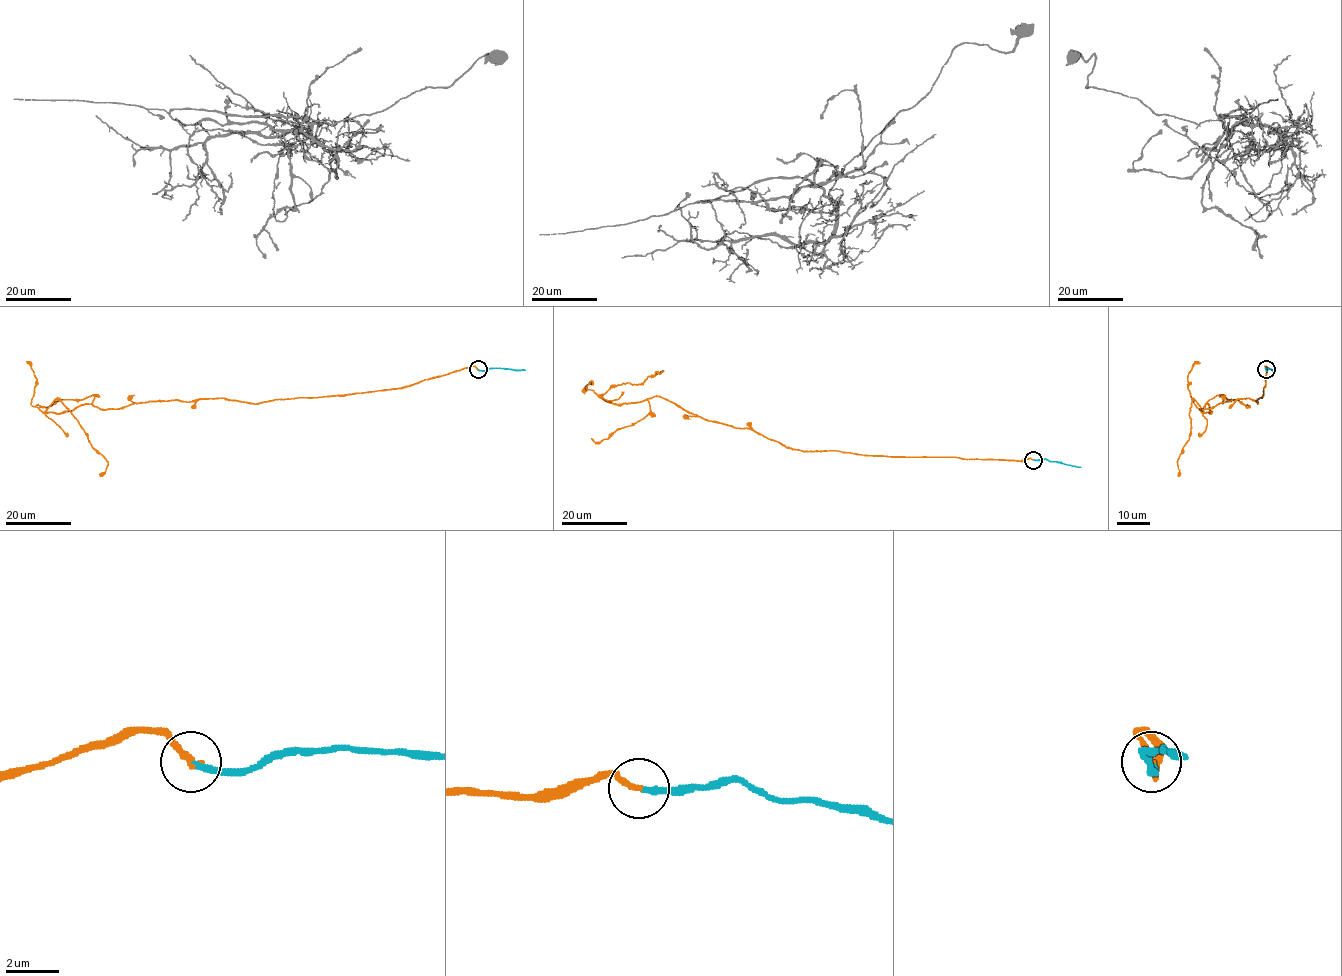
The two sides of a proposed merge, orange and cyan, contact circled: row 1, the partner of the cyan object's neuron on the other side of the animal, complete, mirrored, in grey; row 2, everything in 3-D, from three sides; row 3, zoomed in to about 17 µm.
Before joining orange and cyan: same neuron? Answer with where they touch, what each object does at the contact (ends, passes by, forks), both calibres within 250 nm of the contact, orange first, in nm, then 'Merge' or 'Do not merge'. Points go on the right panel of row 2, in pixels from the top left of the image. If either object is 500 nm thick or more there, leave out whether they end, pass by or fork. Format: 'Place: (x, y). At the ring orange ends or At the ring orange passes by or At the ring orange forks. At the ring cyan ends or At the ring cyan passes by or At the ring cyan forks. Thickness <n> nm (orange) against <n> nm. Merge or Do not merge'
Place: (1266, 369). At the ring orange ends. At the ring cyan ends. Thickness 200 nm (orange) against 240 nm. Merge

